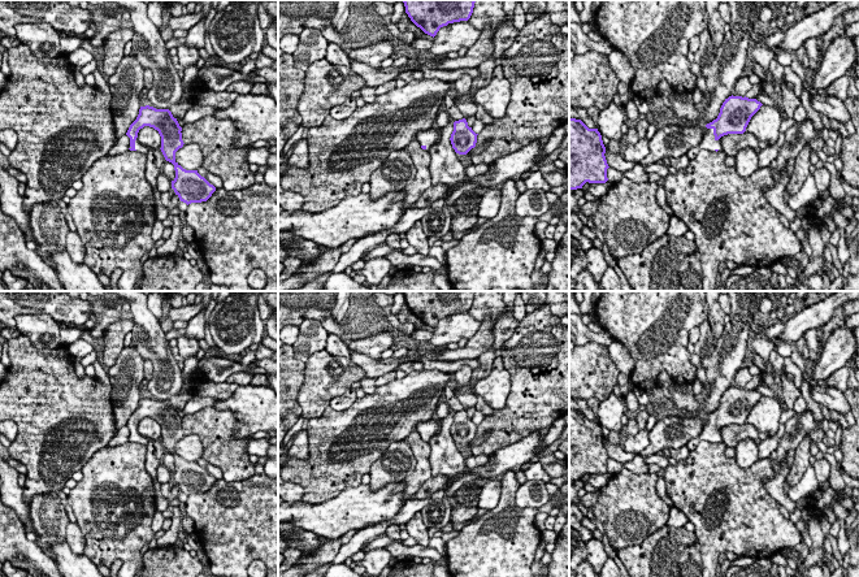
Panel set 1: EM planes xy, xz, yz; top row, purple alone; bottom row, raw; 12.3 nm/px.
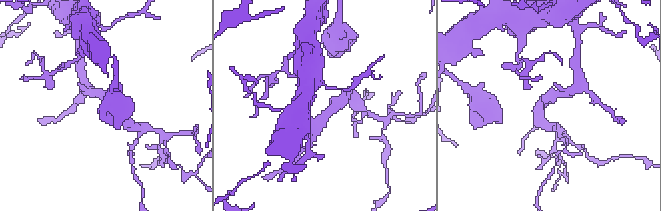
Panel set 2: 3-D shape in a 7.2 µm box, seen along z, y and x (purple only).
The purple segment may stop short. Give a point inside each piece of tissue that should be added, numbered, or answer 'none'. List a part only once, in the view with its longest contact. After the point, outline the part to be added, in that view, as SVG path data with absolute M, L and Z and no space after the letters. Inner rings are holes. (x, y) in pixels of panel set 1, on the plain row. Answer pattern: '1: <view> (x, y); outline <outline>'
1: yz (708, 434); outline M706 420L702 433L697 438L693 438L687 442L687 450L690 452L694 451L702 441L710 443L716 443L717 441L723 442L720 431L715 430L713 420Z

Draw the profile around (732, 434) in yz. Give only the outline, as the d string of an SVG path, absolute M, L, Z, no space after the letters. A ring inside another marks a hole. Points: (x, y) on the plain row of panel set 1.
M746 422L743 425L724 426L720 430L720 435L728 447L736 447L739 441L746 438L751 438L756 444L762 442L758 430Z

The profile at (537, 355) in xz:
M547 304L526 313L500 350L503 365L511 376L511 391L506 405L485 416L477 426L474 439L487 438L470 448L474 456L490 456L533 433L546 435L552 424L569 411L569 326L563 327Z

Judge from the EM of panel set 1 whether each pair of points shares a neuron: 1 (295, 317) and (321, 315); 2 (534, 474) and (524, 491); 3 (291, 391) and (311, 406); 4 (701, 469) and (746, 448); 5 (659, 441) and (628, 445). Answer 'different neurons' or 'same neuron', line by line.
1: same neuron
2: different neurons
3: different neurons
4: different neurons
5: different neurons

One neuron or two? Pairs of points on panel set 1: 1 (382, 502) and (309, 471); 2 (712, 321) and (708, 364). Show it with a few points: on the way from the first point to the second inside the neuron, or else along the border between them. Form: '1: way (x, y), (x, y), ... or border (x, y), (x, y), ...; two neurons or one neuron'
1: border (360, 482), (320, 503); two neurons
2: border (724, 328), (716, 348), (702, 359); two neurons

